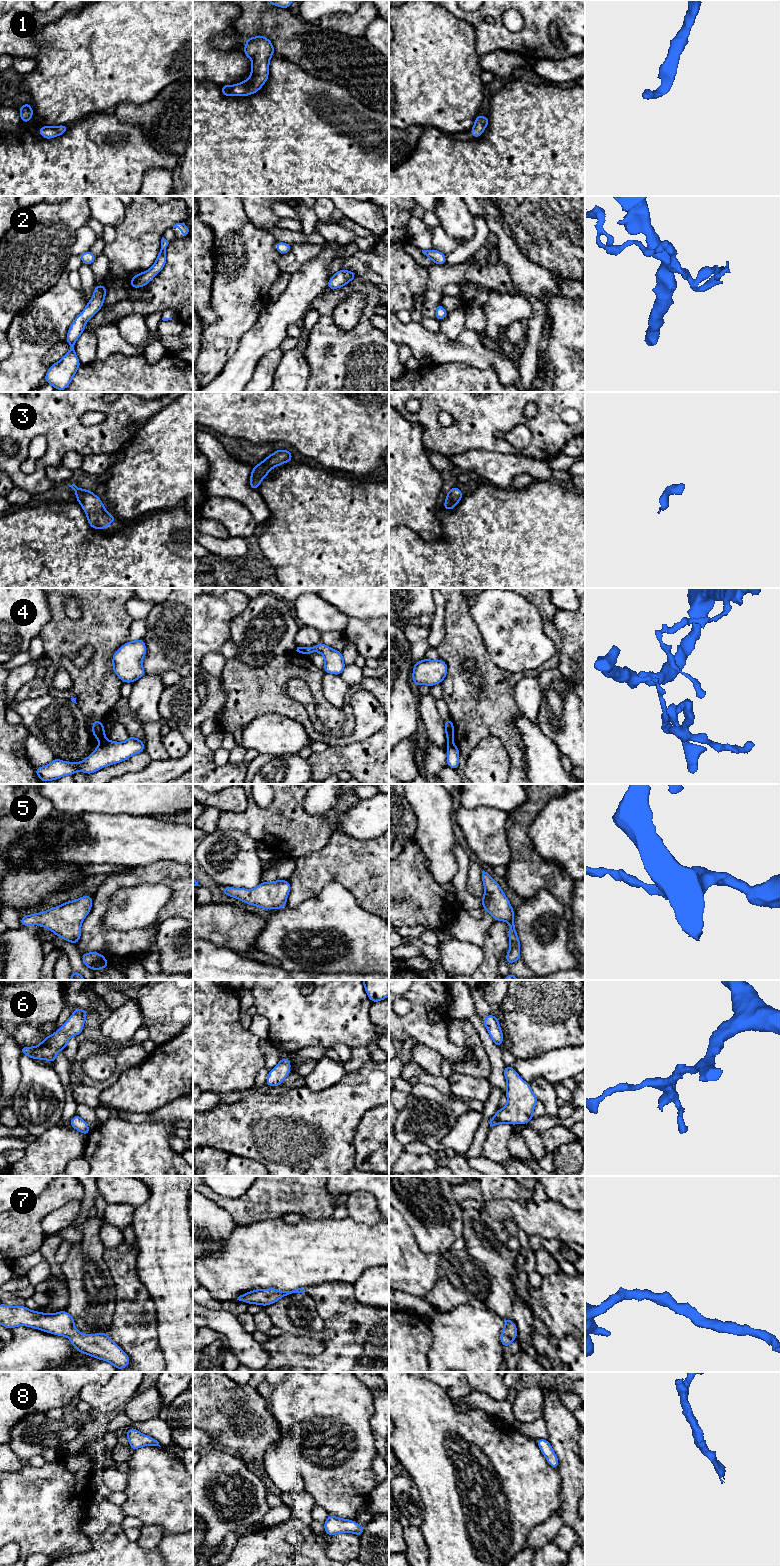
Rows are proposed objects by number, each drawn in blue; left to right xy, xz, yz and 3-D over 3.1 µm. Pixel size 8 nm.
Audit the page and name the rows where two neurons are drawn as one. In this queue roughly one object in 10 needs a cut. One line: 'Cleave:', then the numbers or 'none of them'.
Cleave: 4

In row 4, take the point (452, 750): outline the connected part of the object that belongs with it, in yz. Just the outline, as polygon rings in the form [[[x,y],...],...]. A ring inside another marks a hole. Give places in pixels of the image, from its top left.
[[[453,742],[447,744],[447,766],[457,769],[459,765],[459,749]]]

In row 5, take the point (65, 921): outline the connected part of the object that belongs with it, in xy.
[[[86,895],[41,913],[22,916],[20,923],[26,927],[41,925],[76,946],[81,937],[81,924],[91,908],[92,896]]]

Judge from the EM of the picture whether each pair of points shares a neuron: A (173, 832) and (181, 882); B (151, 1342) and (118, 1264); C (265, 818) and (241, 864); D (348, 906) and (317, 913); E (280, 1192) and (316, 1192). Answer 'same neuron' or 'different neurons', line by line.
A: different neurons
B: same neuron
C: different neurons
D: same neuron
E: same neuron

